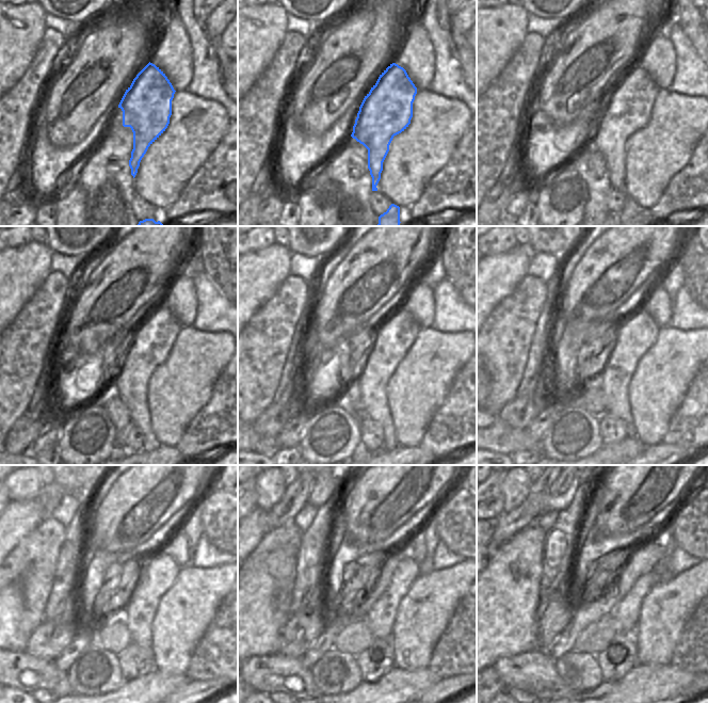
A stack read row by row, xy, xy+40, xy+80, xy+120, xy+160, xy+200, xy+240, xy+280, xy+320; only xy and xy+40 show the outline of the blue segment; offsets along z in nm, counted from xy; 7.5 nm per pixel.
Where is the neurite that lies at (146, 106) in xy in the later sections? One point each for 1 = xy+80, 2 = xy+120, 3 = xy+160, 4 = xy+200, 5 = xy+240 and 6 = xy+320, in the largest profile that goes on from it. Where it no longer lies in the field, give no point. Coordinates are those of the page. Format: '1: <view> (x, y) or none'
1: xy+80 (628, 108)
2: xy+120 (151, 341)
3: xy+160 (391, 340)
4: xy+200 (637, 333)
5: xy+240 (160, 573)
6: xy+320 (626, 611)

